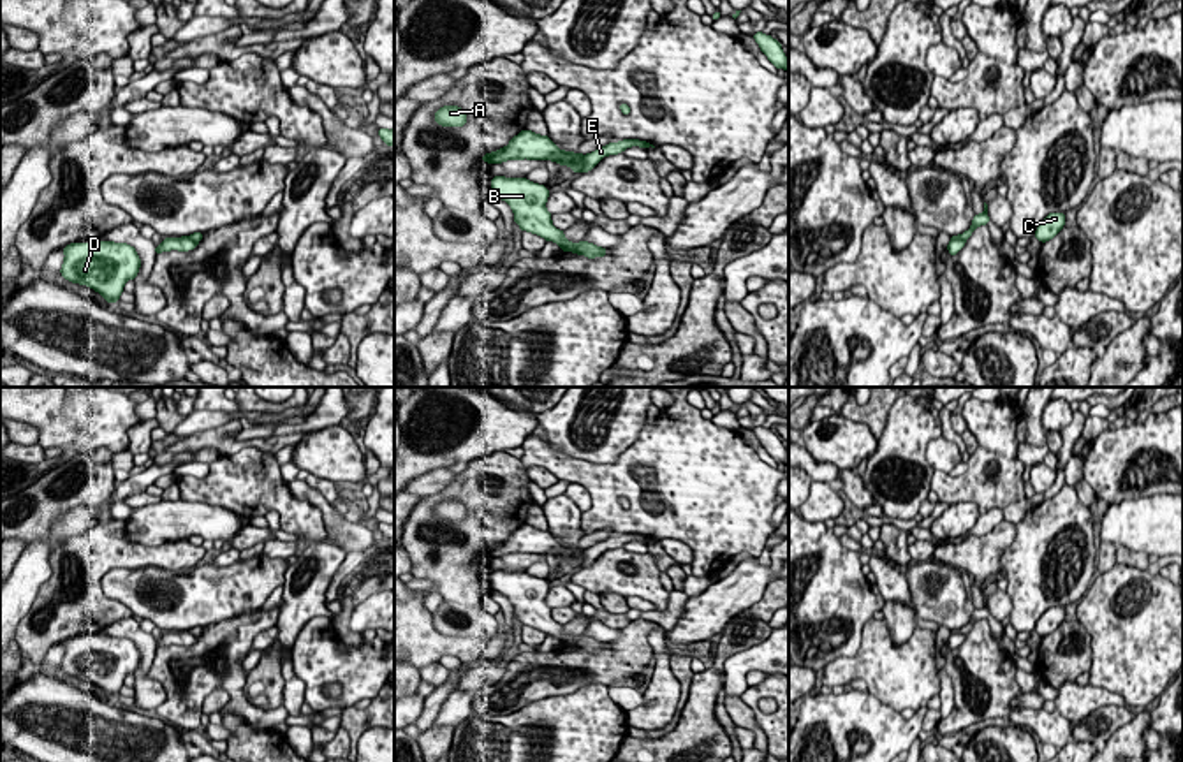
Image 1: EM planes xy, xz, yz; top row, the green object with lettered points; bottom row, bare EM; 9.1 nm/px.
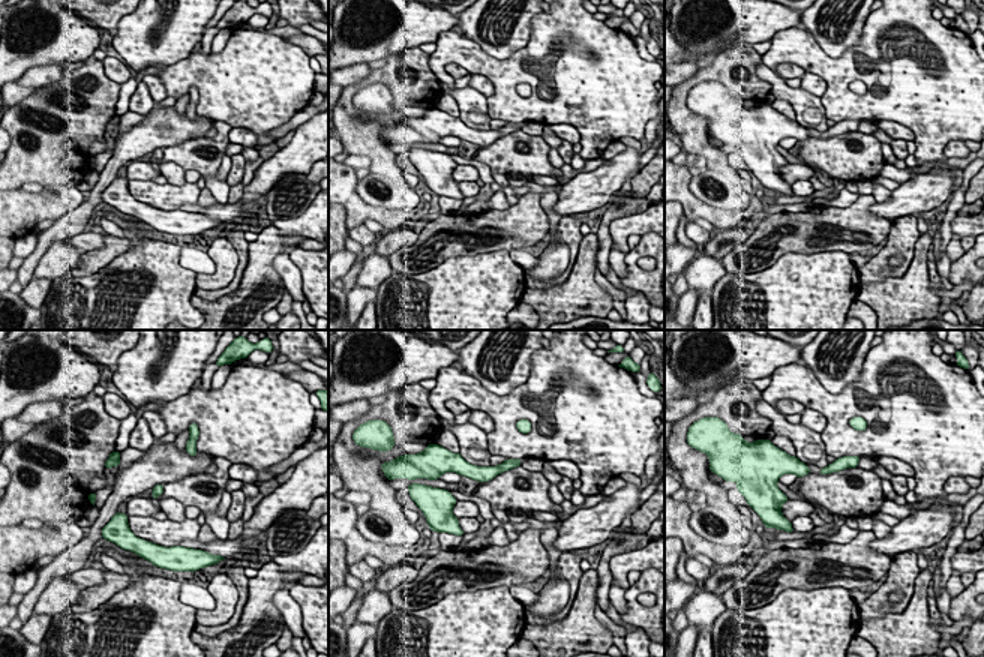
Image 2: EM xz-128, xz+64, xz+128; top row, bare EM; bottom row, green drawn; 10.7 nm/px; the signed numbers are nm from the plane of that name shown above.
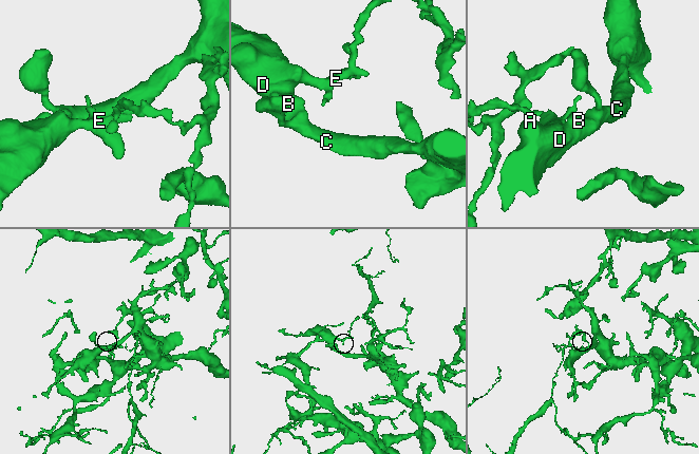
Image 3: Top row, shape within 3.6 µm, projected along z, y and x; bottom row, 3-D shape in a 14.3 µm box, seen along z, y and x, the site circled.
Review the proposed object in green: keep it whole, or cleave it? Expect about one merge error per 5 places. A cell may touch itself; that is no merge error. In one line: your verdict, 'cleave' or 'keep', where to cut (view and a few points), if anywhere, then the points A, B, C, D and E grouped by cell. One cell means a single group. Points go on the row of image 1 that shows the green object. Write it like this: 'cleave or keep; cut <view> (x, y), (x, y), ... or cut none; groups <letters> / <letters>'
cleave; cut xz (585, 155), (585, 166), (580, 171); groups A B C D / E

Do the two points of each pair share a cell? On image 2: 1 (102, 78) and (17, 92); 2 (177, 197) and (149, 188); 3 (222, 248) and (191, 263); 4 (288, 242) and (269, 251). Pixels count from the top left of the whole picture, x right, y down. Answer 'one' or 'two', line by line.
1: two
2: one
3: two
4: one

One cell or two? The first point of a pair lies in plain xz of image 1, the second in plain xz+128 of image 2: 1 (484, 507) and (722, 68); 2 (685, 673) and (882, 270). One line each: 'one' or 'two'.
1: one
2: one

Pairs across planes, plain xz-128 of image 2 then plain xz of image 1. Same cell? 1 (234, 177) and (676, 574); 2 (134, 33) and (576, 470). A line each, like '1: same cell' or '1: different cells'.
1: same cell
2: different cells

